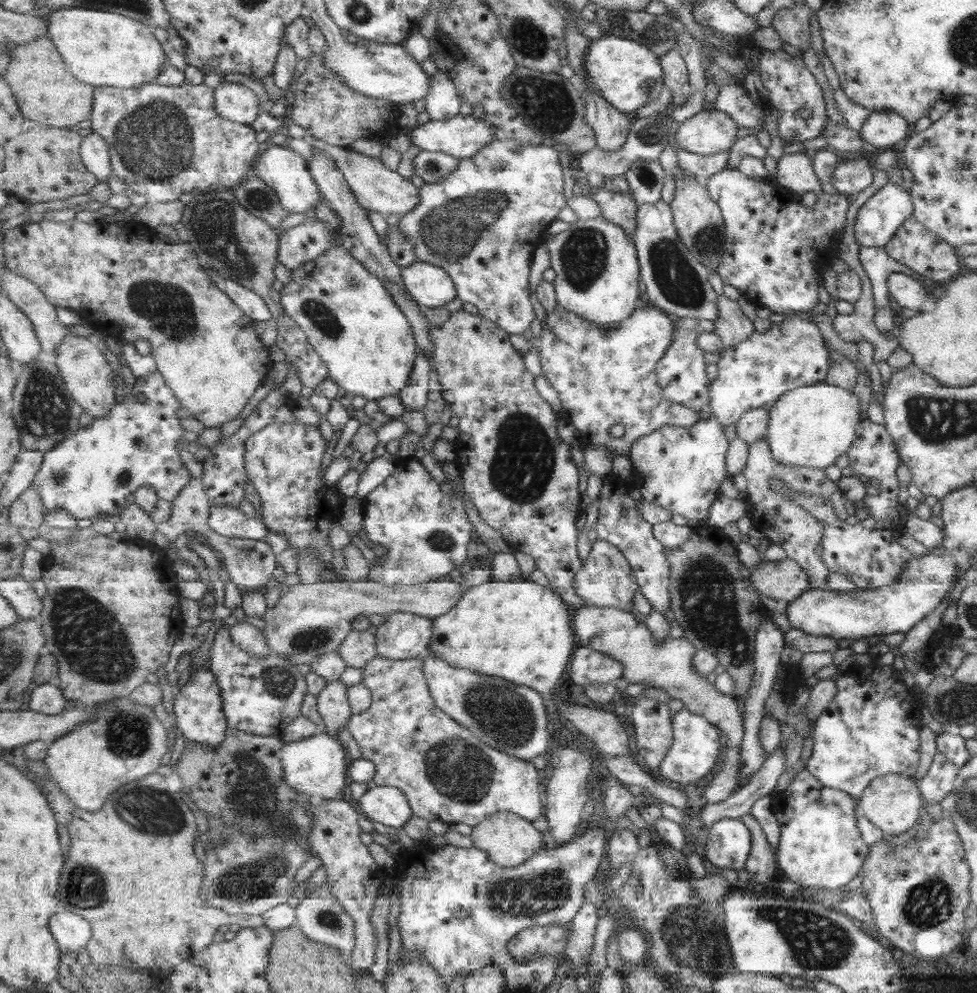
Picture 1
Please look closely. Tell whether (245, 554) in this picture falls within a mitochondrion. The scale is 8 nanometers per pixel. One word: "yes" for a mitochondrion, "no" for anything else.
yes

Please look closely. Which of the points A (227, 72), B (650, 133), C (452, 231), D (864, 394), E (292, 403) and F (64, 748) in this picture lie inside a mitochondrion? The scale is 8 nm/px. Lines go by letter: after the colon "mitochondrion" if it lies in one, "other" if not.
A: other
B: mitochondrion
C: mitochondrion
D: other
E: other
F: other

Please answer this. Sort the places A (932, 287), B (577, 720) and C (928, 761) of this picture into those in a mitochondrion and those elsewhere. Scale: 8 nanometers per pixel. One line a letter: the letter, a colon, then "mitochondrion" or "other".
A: other
B: other
C: other

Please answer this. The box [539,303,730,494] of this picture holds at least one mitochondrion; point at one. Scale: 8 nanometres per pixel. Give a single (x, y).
(565, 324)

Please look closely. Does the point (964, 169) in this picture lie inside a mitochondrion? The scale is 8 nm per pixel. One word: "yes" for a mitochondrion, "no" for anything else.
yes

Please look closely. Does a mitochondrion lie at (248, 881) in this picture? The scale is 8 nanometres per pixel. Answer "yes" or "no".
yes

